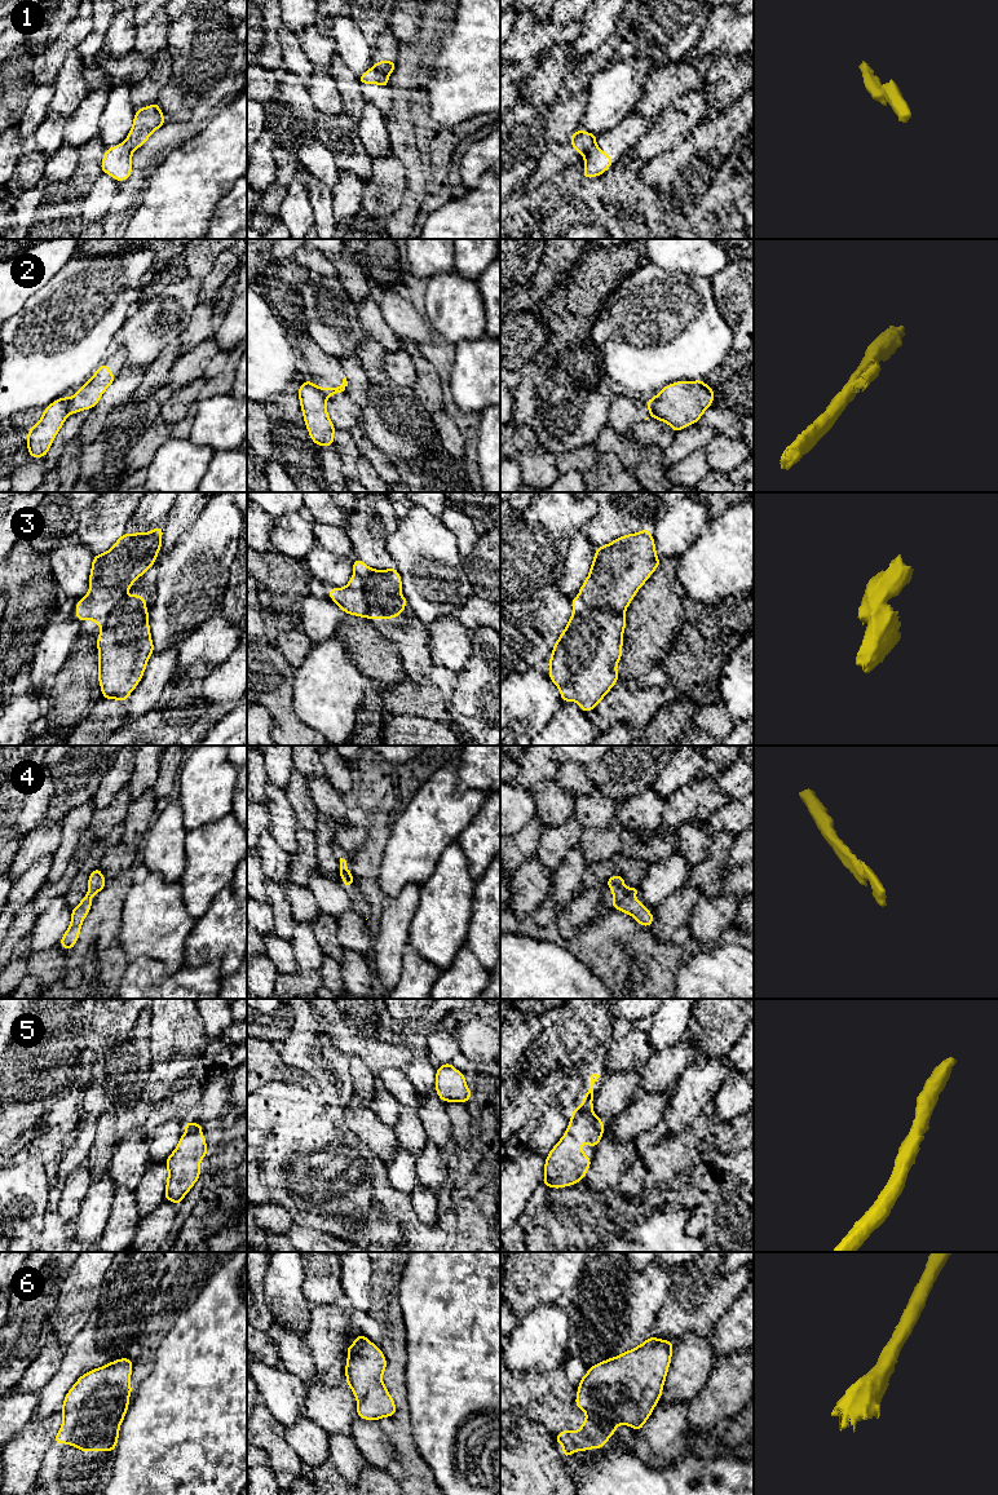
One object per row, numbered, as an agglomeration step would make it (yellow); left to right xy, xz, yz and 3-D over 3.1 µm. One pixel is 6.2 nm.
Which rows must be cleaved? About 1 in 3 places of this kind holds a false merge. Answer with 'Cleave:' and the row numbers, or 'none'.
Cleave: 1, 2, 3

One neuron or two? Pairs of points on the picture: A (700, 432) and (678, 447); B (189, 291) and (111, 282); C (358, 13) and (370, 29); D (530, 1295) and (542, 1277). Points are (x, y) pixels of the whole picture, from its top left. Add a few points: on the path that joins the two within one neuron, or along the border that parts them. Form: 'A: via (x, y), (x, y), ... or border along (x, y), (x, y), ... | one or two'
A: via (694, 436), (683, 445) | one
B: border along (145, 293), (132, 306), (127, 318) | two
C: via (362, 17), (370, 25) | one
D: via (530, 1291), (538, 1281) | one

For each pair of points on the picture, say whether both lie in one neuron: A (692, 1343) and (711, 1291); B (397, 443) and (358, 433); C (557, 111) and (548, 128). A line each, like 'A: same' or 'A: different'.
A: different
B: different
C: same

